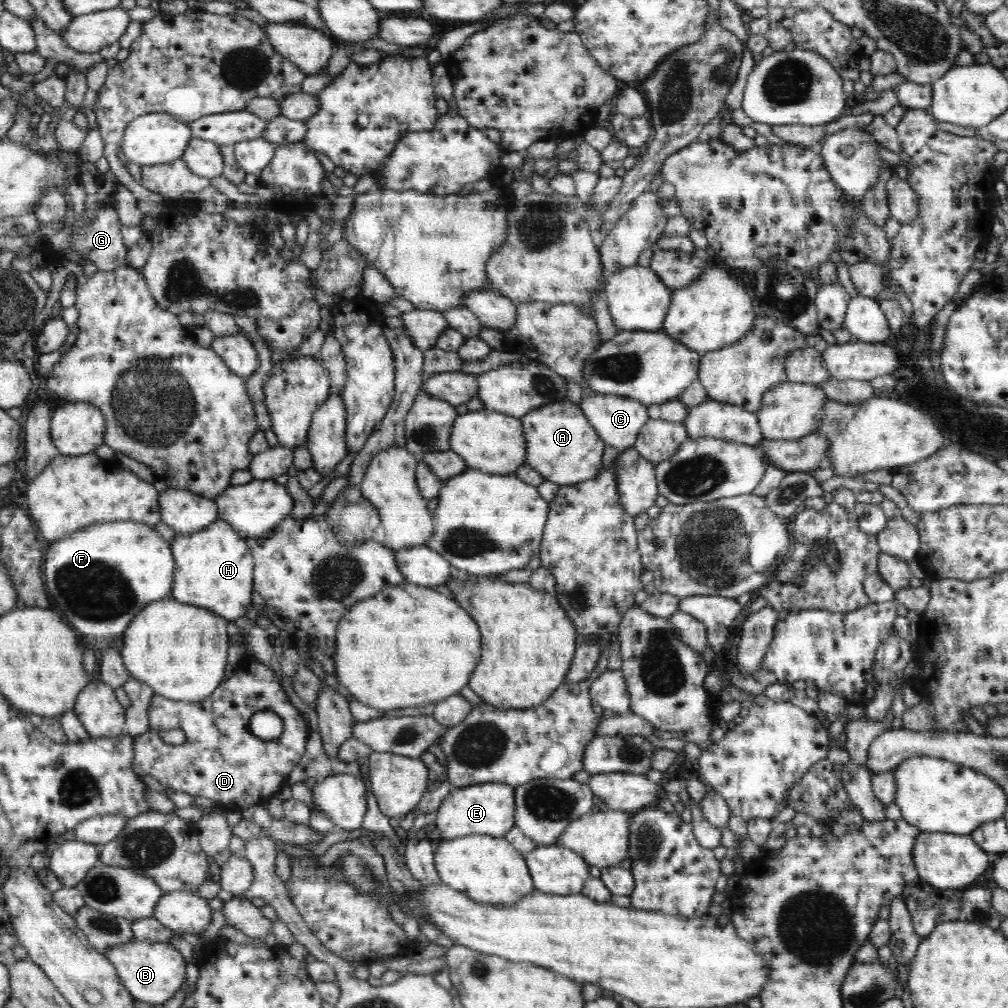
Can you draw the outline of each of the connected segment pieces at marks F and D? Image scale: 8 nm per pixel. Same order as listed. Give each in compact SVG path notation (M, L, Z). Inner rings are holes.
M104 522L104 524L92 524L92 528L82 528L80 532L74 532L72 536L53 542L48 548L44 559L44 580L45 591L52 600L52 605L68 625L71 625L80 634L80 641L90 648L112 649L116 638L122 635L126 627L132 622L132 619L140 612L148 603L153 600L165 599L171 596L173 574L175 571L175 562L172 556L171 544L168 543L157 530L154 525L136 524L136 522Z
M260 662L236 669L230 678L222 679L216 690L201 701L191 703L175 701L155 692L147 714L149 718L147 732L134 737L131 769L139 777L144 774L152 776L168 789L176 792L210 798L215 805L230 809L233 817L238 816L239 812L246 810L251 804L264 805L286 784L287 776L304 754L311 732L308 725L304 723L301 713L292 705L282 685L278 683L277 675ZM264 710L275 712L283 720L284 730L278 738L264 740L252 733L250 718L256 712L264 712ZM174 728L180 728L186 735L186 740L182 744L168 744L160 736L162 730L174 730Z

